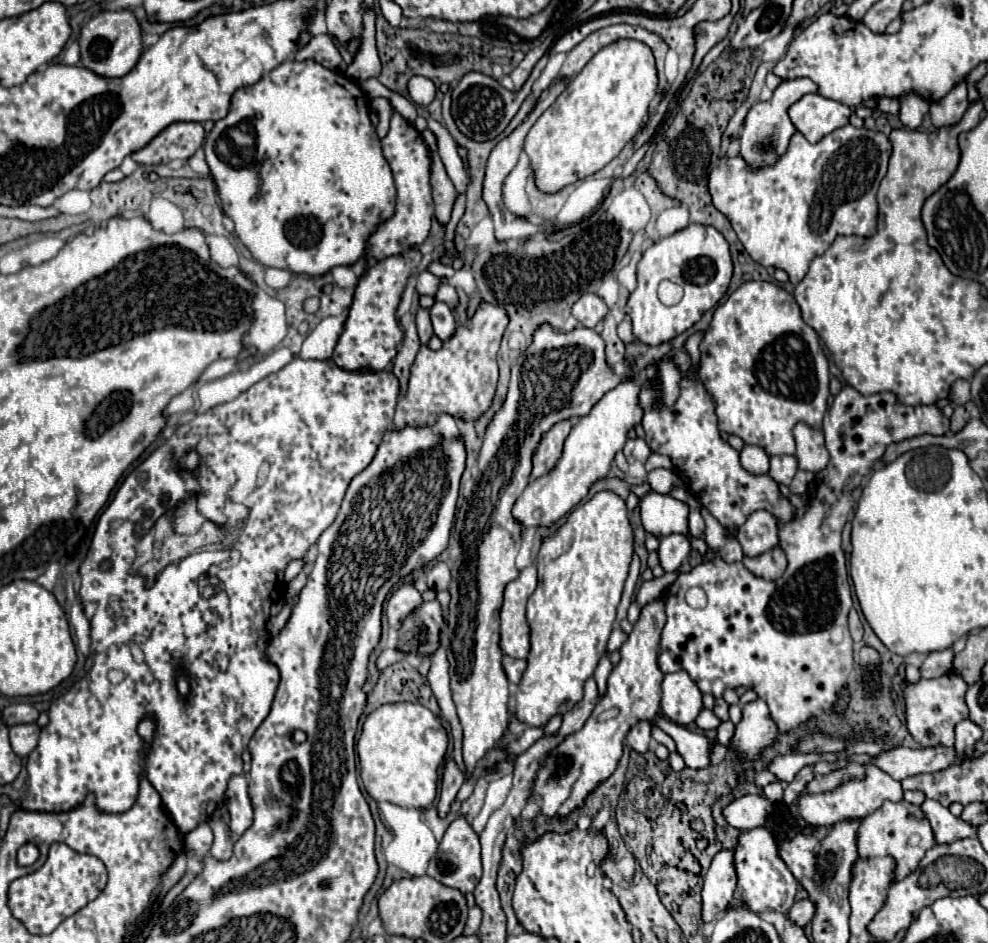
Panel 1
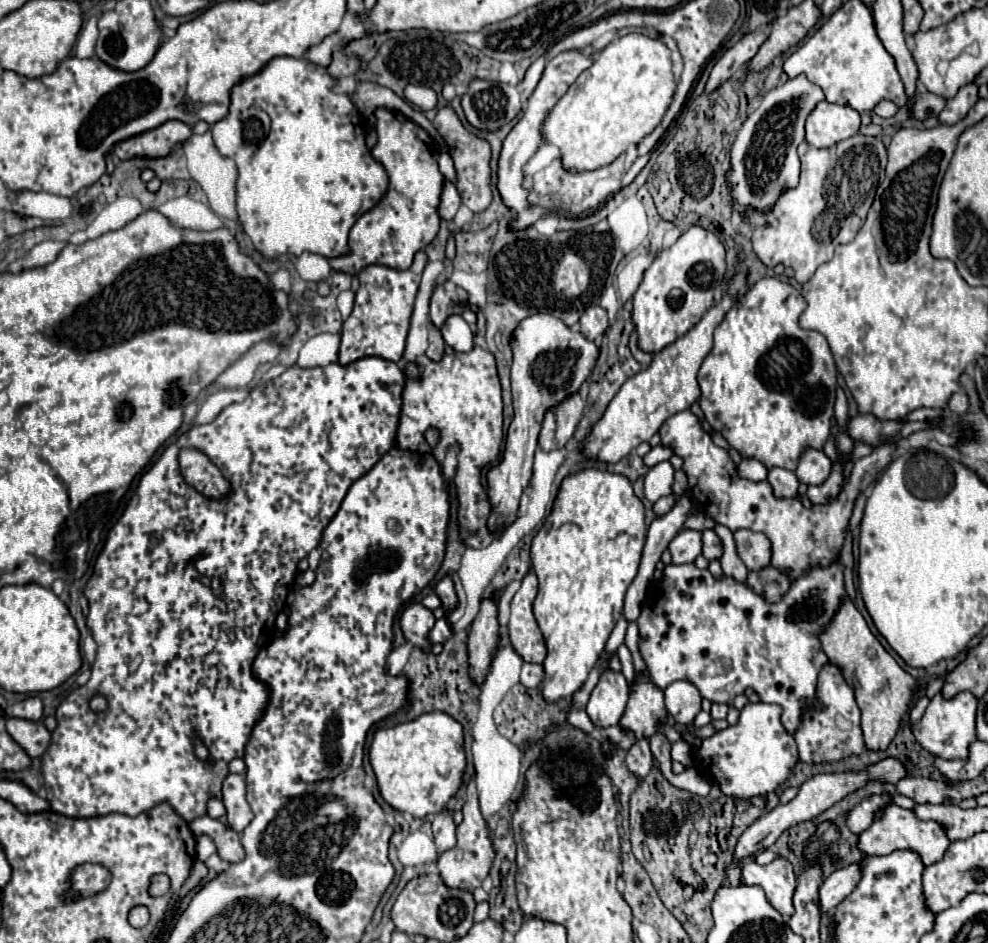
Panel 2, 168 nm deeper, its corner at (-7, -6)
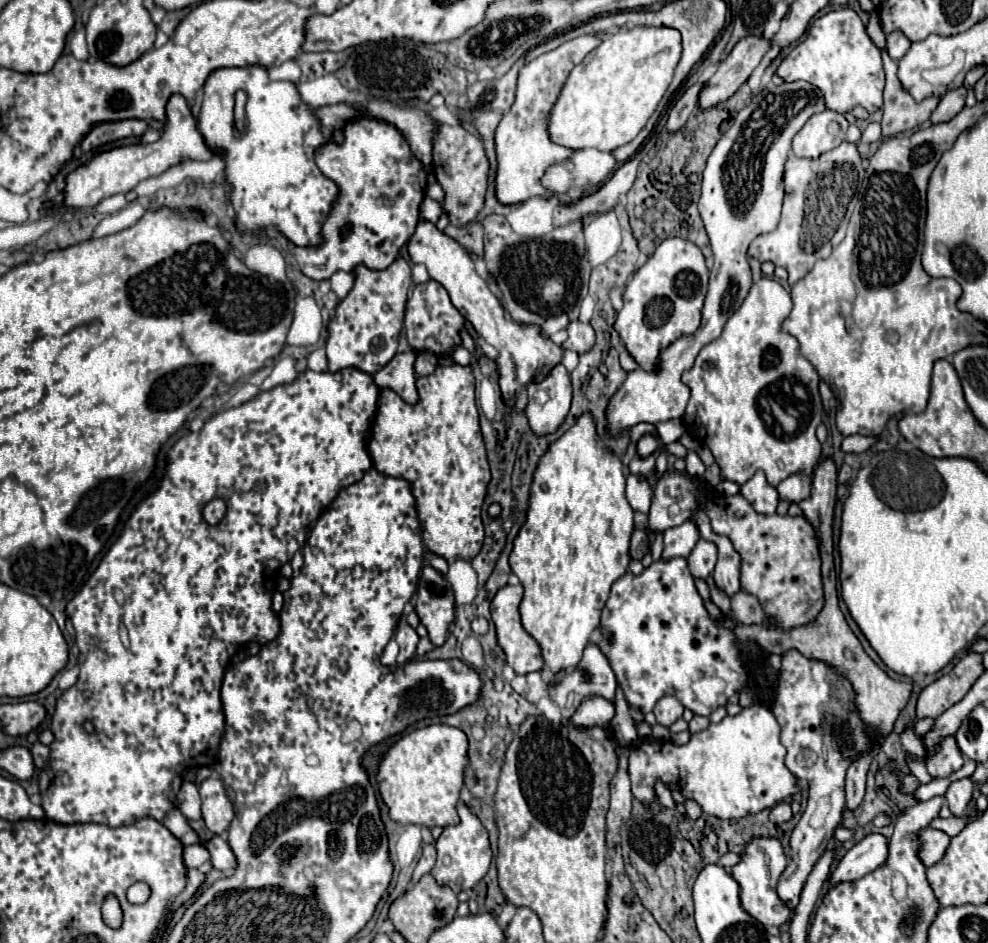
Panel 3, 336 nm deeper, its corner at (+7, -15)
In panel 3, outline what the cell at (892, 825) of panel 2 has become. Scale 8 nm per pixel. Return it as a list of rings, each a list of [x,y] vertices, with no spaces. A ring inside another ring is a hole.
[[[928,827],[926,831],[922,831],[920,839],[922,839],[920,859],[922,859],[922,863],[926,867],[936,865],[944,857],[944,853],[946,853],[946,849],[950,845],[950,837],[944,835],[944,831],[936,831],[932,827]]]

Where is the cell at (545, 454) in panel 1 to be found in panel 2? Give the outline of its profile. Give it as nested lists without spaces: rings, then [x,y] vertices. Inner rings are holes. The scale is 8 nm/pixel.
[[[574,394],[572,398],[564,400],[560,406],[548,410],[538,438],[540,450],[546,450],[546,452],[562,450],[576,432],[576,426],[582,418],[582,408],[584,408],[584,402],[580,394]]]

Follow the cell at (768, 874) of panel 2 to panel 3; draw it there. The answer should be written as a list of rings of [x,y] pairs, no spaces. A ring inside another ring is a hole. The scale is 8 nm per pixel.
[[[752,837],[746,843],[744,853],[740,855],[740,863],[736,863],[732,867],[732,877],[740,885],[740,903],[742,903],[744,911],[748,911],[762,925],[780,927],[792,915],[792,911],[788,911],[788,907],[784,907],[784,903],[780,903],[780,897],[776,895],[776,883],[778,883],[782,871],[786,869],[786,865],[788,865],[788,859],[786,859],[786,853],[784,853],[780,839]]]

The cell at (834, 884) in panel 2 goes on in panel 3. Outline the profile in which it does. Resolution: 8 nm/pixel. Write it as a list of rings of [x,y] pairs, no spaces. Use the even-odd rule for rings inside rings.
[[[870,833],[862,841],[858,841],[838,863],[832,873],[830,885],[840,881],[856,881],[866,873],[882,867],[888,859],[888,839],[882,833]]]

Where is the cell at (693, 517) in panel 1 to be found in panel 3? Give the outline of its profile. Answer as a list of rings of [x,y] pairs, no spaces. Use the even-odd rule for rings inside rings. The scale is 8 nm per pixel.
[[[700,539],[692,553],[688,555],[688,567],[694,579],[708,579],[716,565],[716,545],[712,541]]]

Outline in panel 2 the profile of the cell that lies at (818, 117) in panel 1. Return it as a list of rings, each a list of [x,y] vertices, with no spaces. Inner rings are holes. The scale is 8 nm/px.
[[[818,102],[806,120],[806,140],[814,148],[830,148],[860,130],[860,114],[848,106]]]

